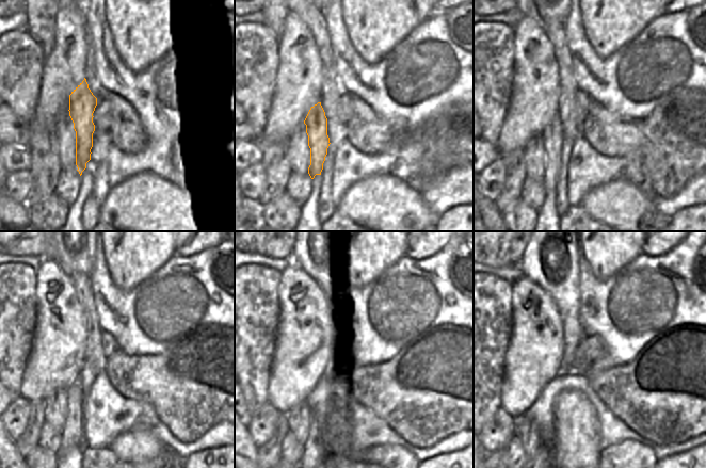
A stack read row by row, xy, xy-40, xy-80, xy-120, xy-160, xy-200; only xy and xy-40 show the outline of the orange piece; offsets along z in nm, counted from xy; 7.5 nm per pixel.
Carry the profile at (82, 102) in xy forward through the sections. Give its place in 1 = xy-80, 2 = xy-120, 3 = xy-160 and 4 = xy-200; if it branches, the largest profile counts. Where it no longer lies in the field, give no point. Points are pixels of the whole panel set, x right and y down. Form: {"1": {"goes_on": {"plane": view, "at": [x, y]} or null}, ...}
{"1": {"goes_on": {"plane": "xy-80", "at": [552, 136]}}, "2": {"goes_on": {"plane": "xy-120", "at": [74, 428]}}, "3": {"goes_on": {"plane": "xy-160", "at": [314, 448]}}, "4": {"goes_on": {"plane": "xy-200", "at": [543, 448]}}}

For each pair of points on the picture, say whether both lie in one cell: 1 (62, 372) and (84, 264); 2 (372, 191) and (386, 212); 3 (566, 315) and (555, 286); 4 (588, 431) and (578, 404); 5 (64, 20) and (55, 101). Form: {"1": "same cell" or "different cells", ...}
{"1": "different cells", "2": "same cell", "3": "same cell", "4": "same cell", "5": "same cell"}

